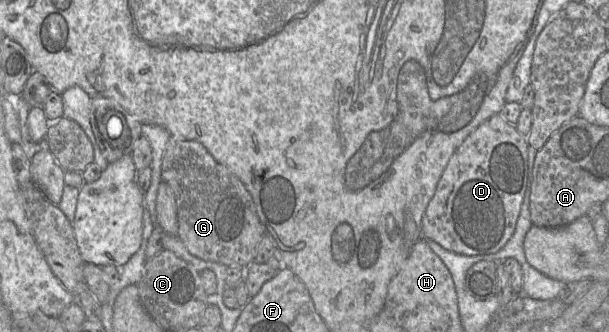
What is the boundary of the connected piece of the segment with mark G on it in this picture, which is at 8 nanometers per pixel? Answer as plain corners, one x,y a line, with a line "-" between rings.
170,136
161,165
162,181
174,195
178,233
188,251
196,257
230,266
247,267
254,262
256,250
266,230
255,210
252,197
241,180
219,163
200,142

